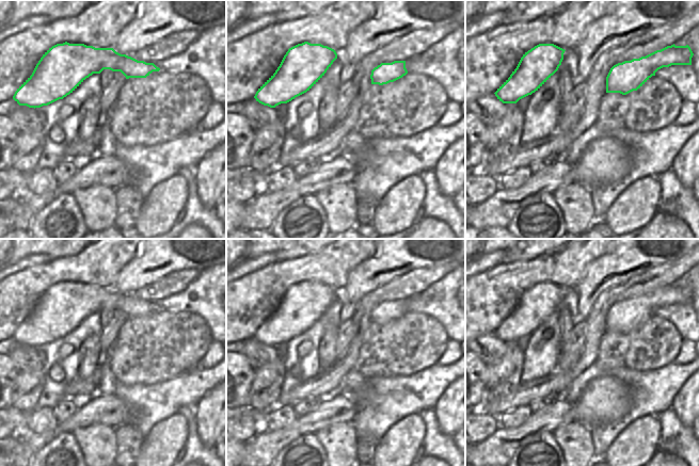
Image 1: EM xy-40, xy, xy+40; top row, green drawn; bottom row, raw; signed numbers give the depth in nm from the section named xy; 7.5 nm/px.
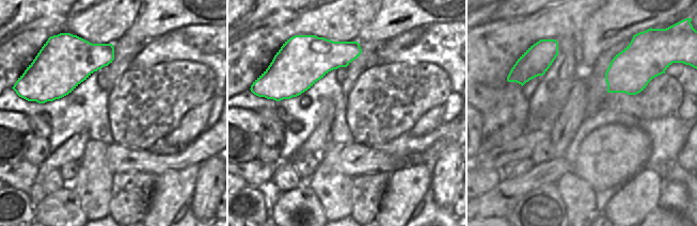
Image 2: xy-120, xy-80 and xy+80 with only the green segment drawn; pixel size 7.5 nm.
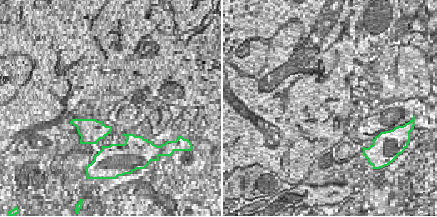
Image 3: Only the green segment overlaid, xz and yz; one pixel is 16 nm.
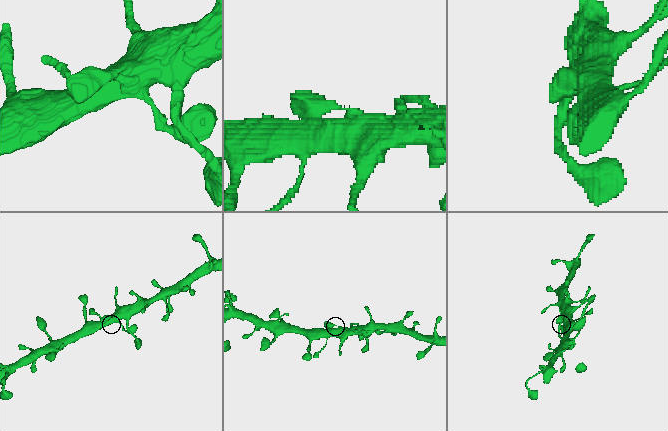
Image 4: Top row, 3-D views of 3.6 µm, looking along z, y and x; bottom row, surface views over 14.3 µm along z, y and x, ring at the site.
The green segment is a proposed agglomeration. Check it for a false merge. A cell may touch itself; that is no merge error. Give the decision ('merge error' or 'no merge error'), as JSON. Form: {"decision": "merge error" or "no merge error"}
{"decision": "no merge error"}

